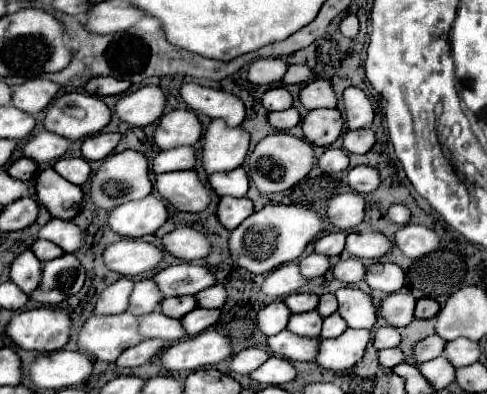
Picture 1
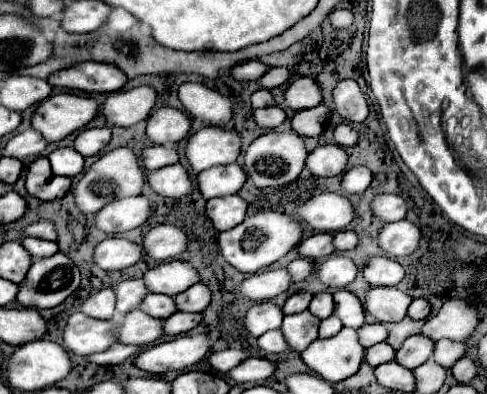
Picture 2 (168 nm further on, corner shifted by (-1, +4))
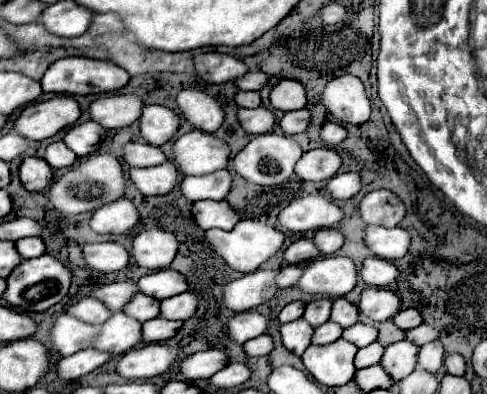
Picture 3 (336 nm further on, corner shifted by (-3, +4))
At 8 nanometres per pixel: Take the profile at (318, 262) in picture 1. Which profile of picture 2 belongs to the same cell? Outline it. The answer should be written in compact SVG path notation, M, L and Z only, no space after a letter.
M297 258L297 260L293 260L293 262L287 266L287 270L289 270L293 282L301 282L301 280L305 280L305 278L313 272L313 264L311 264L311 260L307 260L307 258Z

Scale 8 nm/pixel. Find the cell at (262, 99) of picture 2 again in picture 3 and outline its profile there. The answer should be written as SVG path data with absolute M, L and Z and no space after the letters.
M237 92L235 104L241 108L257 108L257 106L261 106L259 92Z

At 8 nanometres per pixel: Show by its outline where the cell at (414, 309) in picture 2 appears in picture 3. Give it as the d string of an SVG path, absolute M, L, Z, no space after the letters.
M407 308L407 310L401 310L393 316L393 322L401 328L401 330L411 330L415 326L419 326L423 322L421 318L421 312L417 308Z

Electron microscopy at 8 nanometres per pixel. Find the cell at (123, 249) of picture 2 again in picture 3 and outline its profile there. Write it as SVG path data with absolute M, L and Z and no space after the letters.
M101 242L101 244L87 244L83 248L83 258L91 270L97 272L119 272L129 262L129 252L117 242Z

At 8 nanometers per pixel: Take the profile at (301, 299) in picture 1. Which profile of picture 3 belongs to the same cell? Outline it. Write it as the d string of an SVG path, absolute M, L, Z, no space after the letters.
M291 302L279 312L279 322L287 324L287 322L293 322L293 320L299 320L303 316L303 310L305 310L303 302Z

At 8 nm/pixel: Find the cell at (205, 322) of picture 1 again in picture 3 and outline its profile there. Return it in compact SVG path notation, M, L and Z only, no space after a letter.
M153 318L149 322L143 322L141 340L143 342L163 342L175 336L175 332L181 328L183 322L173 322L165 318Z

